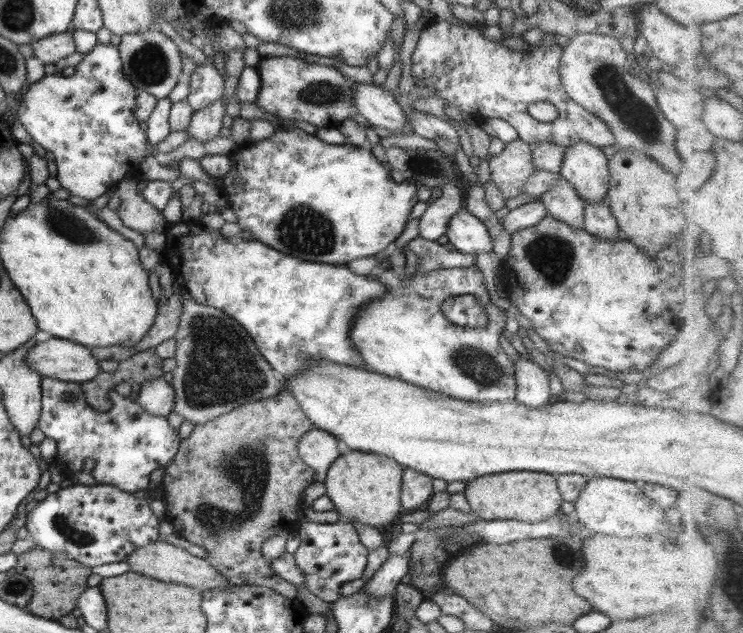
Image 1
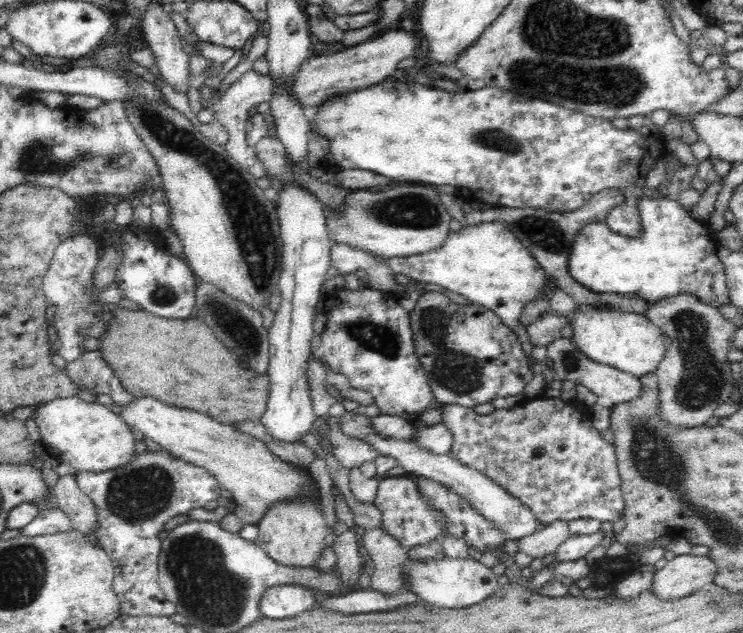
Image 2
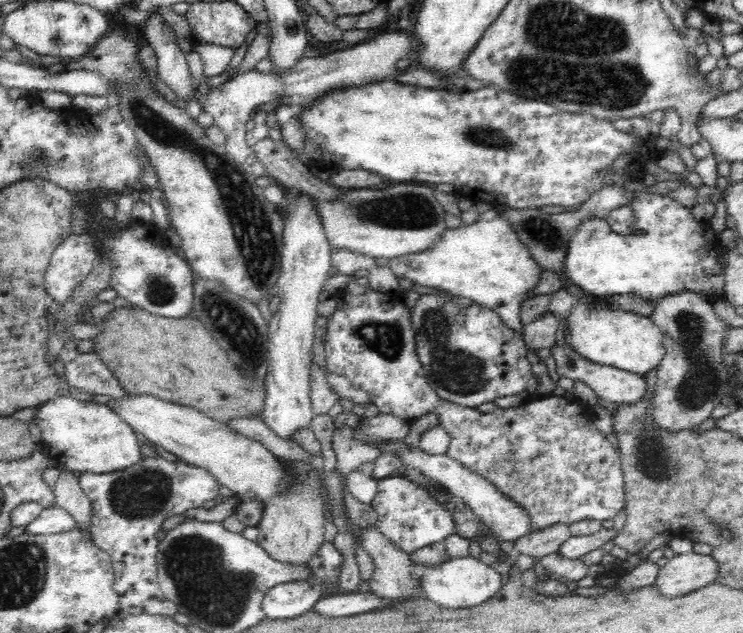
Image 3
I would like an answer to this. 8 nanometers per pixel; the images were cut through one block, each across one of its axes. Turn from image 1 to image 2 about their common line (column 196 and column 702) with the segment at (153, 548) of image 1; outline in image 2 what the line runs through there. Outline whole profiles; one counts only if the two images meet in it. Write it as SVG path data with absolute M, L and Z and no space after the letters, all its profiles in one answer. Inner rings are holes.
M682 554L656 569L651 591L660 600L678 600L712 586L717 566L707 556Z

